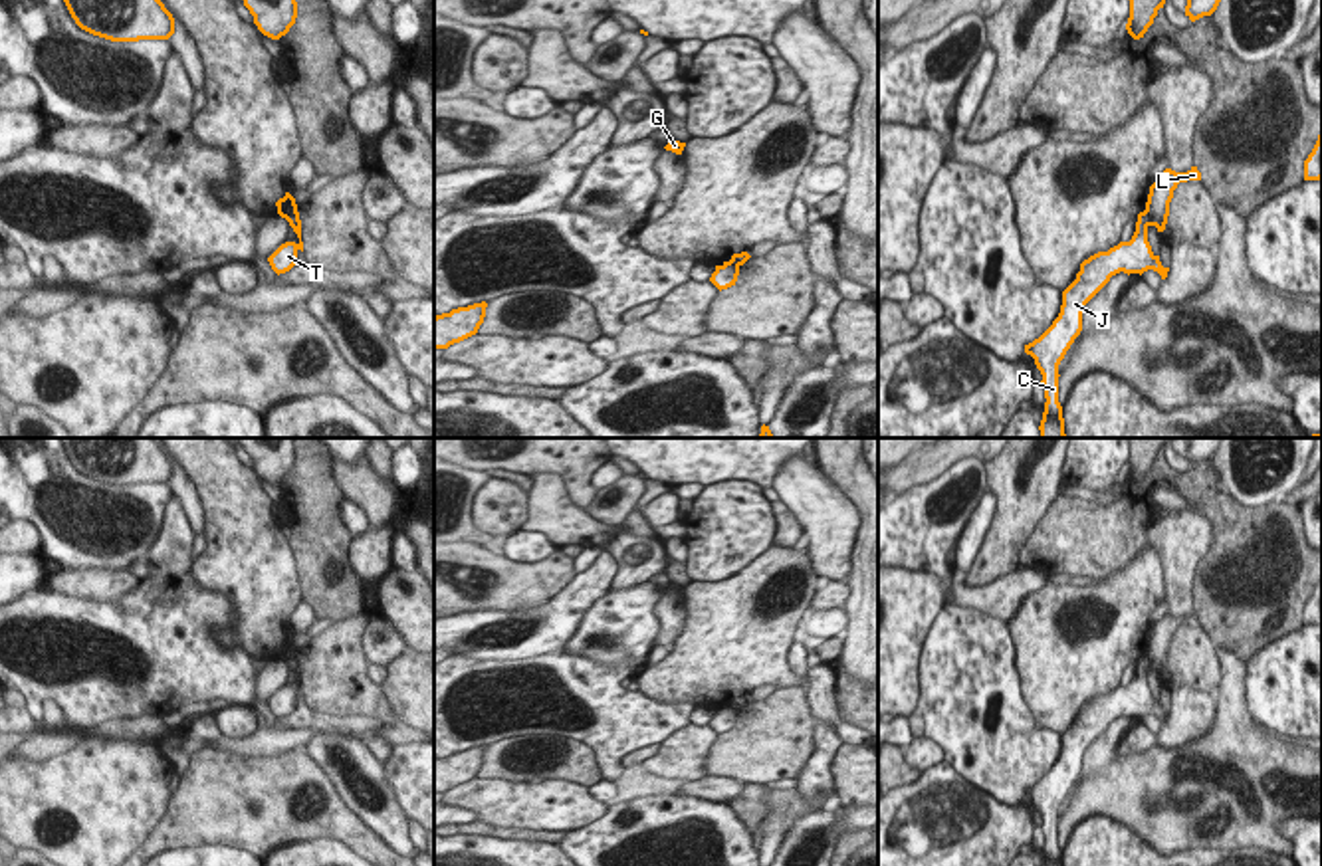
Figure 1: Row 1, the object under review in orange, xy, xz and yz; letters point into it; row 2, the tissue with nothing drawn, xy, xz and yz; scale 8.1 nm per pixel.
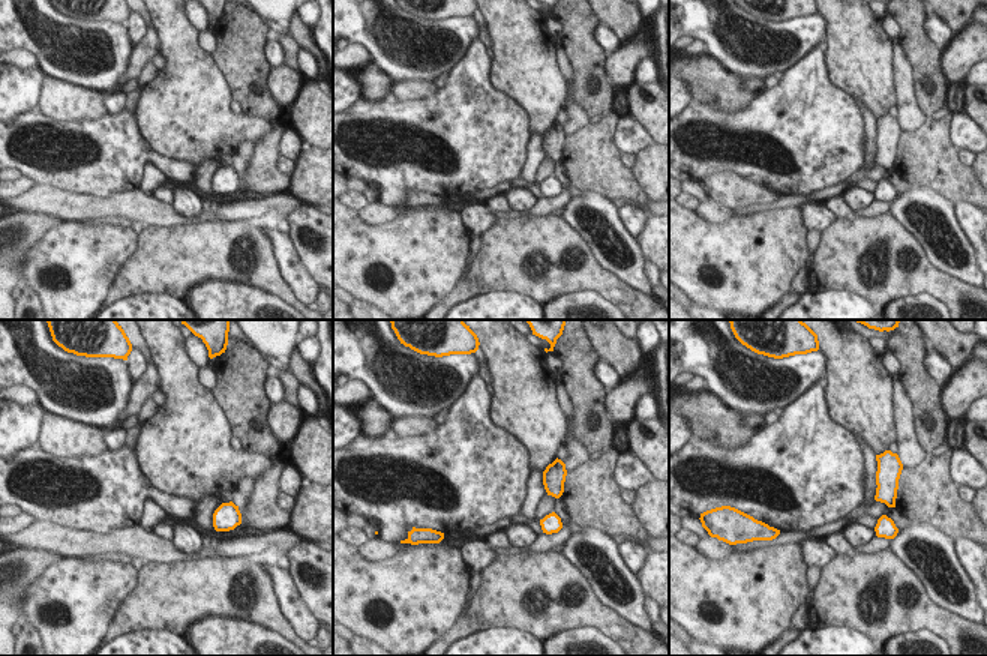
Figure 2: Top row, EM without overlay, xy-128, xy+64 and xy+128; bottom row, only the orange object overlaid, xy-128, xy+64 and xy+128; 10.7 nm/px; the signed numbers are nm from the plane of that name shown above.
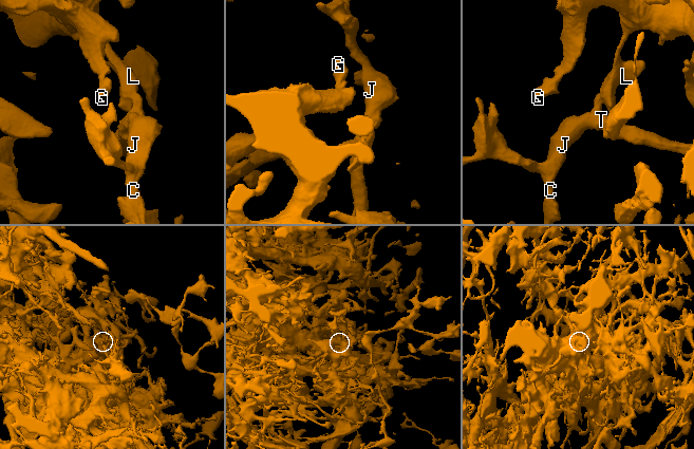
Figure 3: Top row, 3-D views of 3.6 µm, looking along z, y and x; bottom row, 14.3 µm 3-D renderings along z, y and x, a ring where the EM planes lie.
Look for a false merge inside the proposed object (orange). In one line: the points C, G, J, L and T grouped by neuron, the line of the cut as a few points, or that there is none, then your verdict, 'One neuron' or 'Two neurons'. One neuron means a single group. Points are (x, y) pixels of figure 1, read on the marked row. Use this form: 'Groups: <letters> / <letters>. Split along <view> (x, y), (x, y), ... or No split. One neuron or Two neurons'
Groups: C J T / G L. Split along yz (1146, 209), (1150, 224). Two neurons

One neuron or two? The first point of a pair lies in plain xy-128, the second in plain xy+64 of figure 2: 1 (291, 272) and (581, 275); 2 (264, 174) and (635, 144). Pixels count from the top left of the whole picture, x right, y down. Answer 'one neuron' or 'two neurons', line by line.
1: two neurons
2: two neurons

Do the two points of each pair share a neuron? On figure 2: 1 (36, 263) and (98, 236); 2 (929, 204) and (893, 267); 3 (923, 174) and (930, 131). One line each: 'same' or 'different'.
1: same
2: different
3: same

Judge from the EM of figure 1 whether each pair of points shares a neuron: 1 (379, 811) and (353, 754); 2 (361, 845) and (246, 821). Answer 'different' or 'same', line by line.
1: same
2: same

